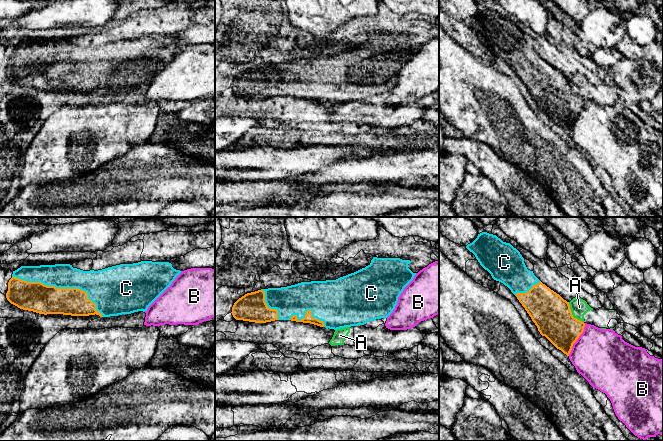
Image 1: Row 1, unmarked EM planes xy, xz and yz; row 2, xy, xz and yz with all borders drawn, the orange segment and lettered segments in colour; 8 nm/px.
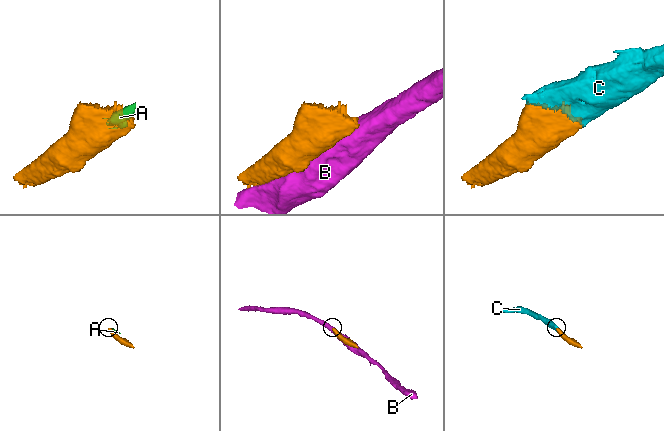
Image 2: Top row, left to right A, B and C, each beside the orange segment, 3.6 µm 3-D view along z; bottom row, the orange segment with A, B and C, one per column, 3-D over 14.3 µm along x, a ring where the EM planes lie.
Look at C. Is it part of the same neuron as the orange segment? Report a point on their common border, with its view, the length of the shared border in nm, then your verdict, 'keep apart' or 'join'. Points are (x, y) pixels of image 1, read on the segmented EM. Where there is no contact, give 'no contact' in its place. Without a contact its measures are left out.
contact xy (62, 288); length 800 nm; join

